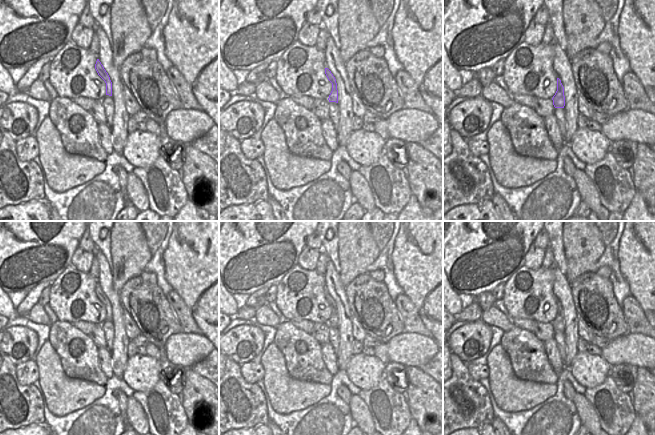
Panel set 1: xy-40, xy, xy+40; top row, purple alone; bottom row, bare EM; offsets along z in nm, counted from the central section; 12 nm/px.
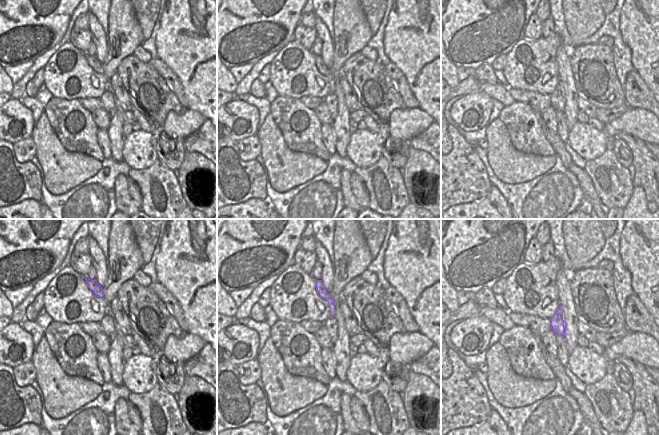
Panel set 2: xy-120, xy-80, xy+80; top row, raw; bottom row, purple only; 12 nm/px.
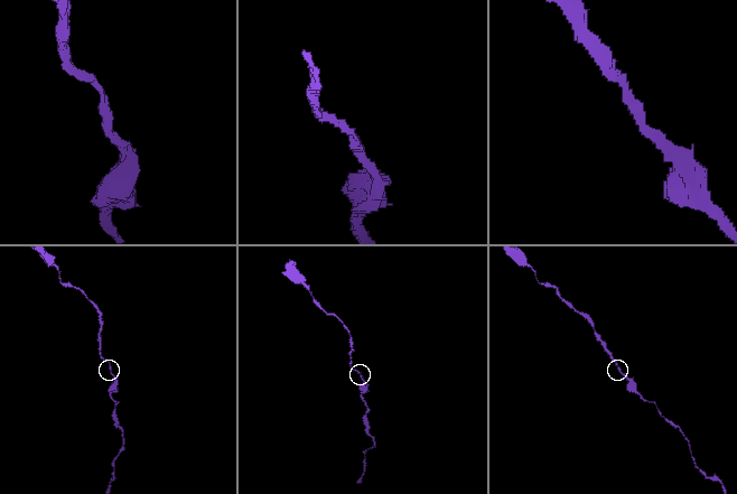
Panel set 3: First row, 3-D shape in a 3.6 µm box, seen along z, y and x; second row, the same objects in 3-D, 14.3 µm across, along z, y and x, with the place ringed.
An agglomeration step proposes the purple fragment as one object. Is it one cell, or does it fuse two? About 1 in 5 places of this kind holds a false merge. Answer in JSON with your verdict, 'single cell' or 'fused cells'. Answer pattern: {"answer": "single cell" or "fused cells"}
{"answer": "single cell"}

